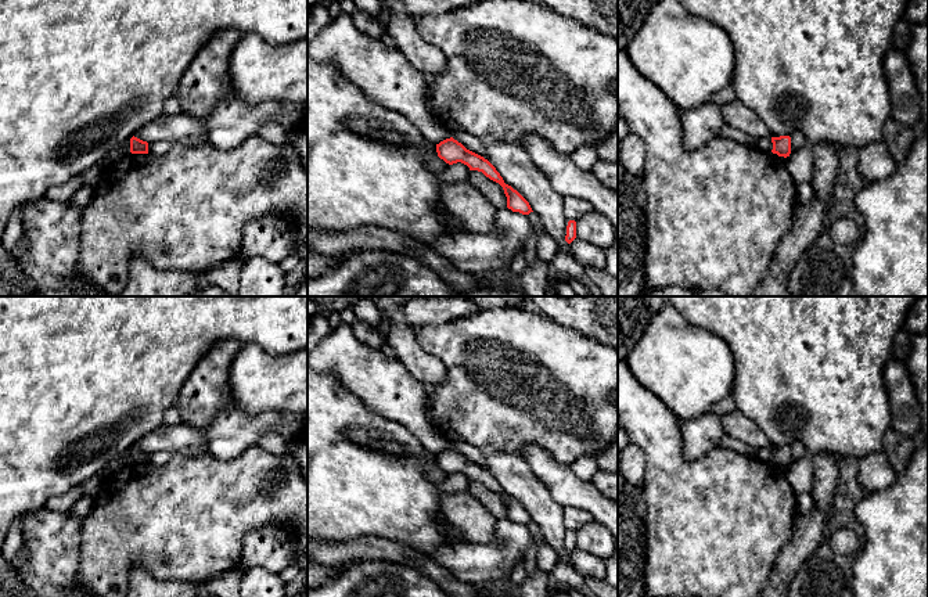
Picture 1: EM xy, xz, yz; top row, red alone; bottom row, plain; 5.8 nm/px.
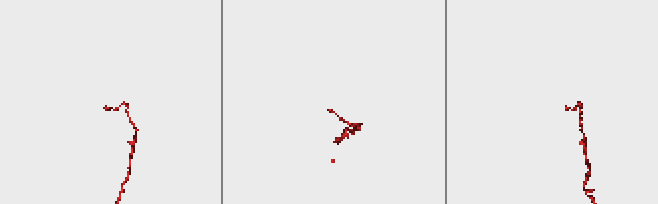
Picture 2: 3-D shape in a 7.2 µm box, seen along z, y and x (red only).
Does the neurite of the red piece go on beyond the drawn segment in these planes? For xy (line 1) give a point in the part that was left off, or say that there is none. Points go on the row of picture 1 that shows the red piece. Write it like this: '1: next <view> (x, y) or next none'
1: next none

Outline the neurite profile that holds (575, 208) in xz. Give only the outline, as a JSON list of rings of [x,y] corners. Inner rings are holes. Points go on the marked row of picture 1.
[[[566,197],[565,205],[564,205],[564,213],[568,220],[578,220],[582,216],[590,213],[593,209],[593,205],[589,201],[585,201],[582,198],[573,198]]]

